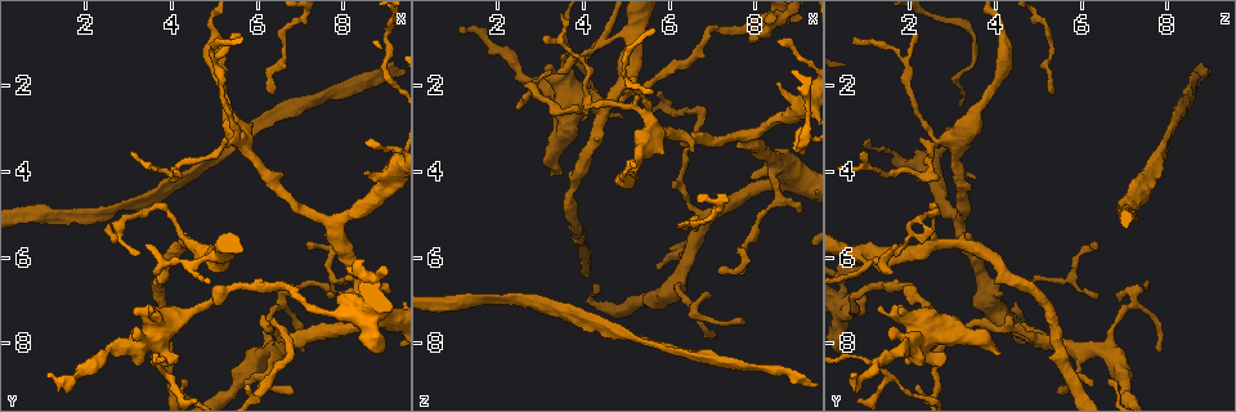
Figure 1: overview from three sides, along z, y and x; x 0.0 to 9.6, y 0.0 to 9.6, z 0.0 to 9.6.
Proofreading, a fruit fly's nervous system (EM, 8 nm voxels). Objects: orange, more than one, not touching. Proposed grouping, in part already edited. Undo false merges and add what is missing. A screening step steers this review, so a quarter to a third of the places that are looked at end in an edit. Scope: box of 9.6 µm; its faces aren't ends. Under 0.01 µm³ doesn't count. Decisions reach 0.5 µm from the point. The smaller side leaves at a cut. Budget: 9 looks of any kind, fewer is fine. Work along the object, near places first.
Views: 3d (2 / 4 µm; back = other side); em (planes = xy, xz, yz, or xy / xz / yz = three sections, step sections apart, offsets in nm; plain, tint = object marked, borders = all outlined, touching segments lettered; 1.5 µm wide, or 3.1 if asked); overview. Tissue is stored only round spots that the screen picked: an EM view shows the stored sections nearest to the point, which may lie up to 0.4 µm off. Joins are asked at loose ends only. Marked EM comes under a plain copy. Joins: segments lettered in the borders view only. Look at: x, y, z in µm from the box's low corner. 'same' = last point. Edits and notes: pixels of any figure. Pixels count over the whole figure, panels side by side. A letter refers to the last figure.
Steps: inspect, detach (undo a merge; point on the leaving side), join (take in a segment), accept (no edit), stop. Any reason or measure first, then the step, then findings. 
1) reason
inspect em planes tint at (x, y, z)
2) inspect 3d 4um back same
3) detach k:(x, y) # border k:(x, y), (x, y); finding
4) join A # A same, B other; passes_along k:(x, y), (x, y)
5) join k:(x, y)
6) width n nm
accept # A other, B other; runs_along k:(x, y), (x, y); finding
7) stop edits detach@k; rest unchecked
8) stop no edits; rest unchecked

calibre changes
inspect em xy step 4 borders at (5.00, 7.00, 2.30)

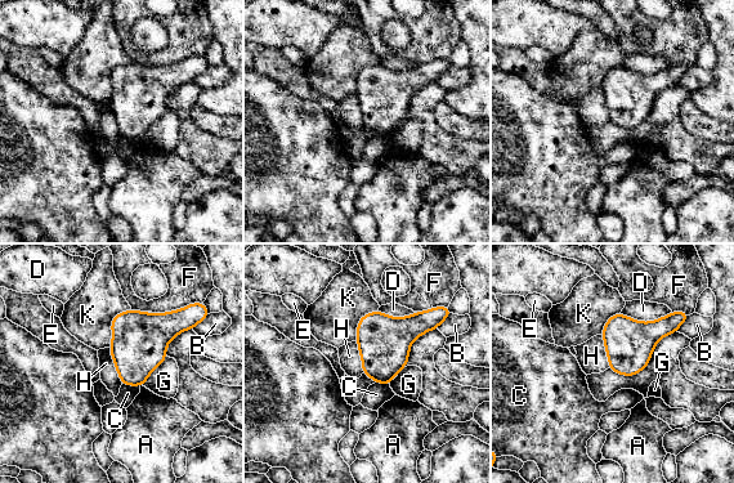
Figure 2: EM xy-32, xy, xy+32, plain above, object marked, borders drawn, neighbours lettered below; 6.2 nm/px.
accept # A other, B other, C other, D other, E other, F other, G other, H other, K other; border 2:(685, 320), (676, 331); one cell here

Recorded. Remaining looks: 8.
long arm stops here
inspect 3d 2um at (1.10, 8.70, 0.85)

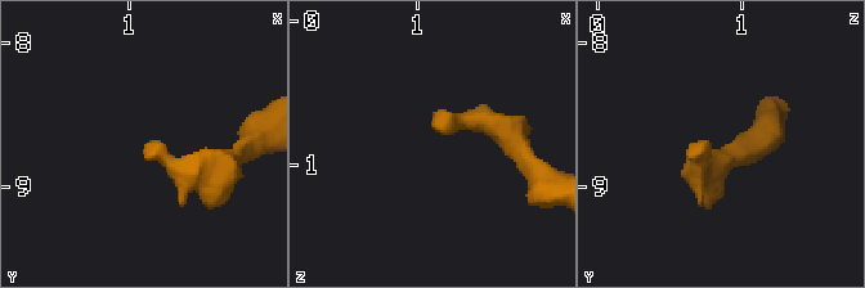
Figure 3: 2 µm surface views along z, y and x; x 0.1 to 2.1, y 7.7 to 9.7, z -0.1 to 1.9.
shape alone is not enough
inspect em 3.1um planes borders at (1.18, 8.72, 0.78)

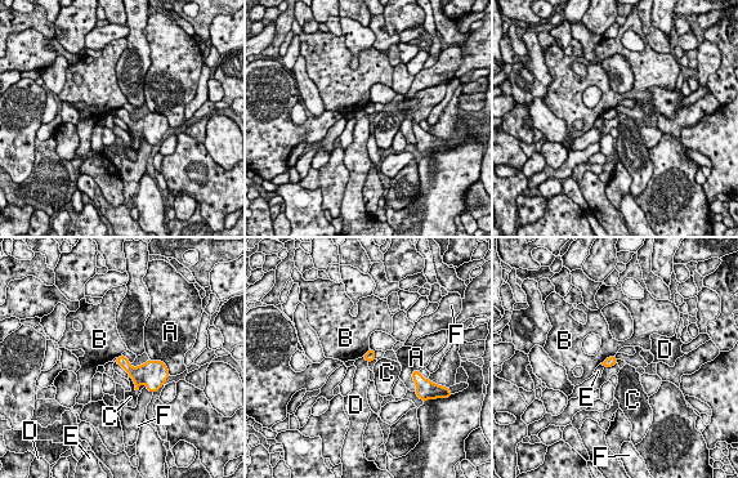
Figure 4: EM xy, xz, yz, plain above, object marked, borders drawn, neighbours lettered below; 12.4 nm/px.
accept # A other, B other, C other, D other, E other, F other; border 4:(362, 357), (367, 362); none of them fits

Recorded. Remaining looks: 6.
an open end
inspect em planes borders at (7.80, 6.75, 7.40)

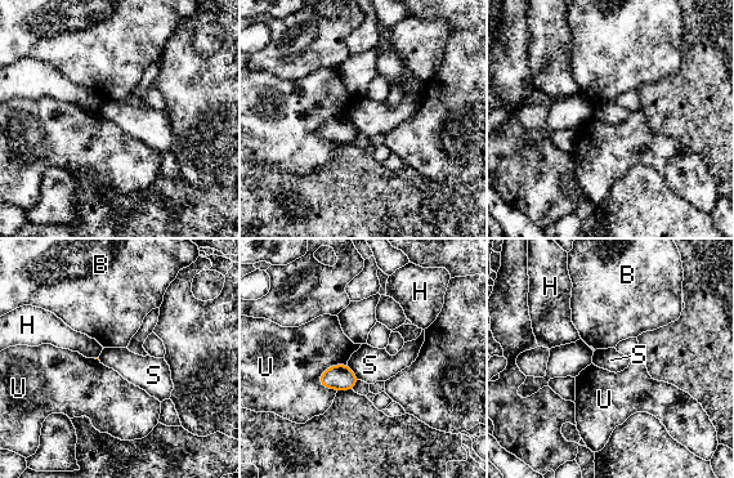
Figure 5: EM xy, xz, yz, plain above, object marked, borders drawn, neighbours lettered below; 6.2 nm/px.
longest_contact U 220 nm
accept # B other, H other, S other, U other; none of them fits

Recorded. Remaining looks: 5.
inspect em planes borders at (9.05, 1.75, 3.15)

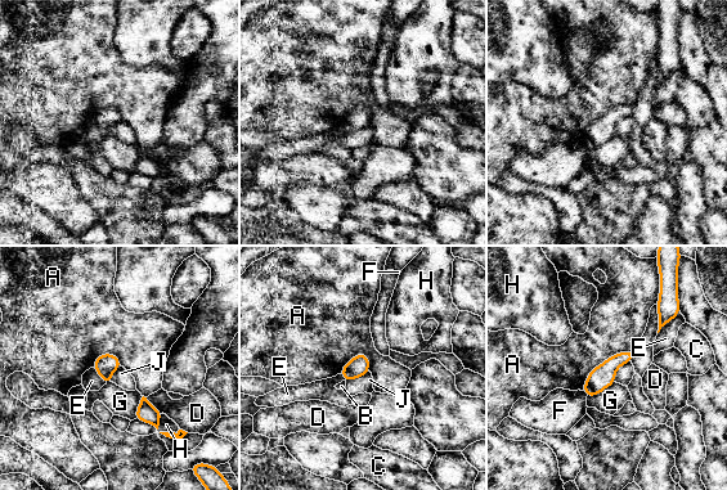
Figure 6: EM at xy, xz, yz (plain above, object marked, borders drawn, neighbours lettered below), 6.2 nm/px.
accept # A other, B other, C other, D other, E other, F other, G other, H other, J other; border 6:(631, 362), (618, 368), (615, 381); continuous, no second cell

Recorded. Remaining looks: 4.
stop no edits; rest unchecked

